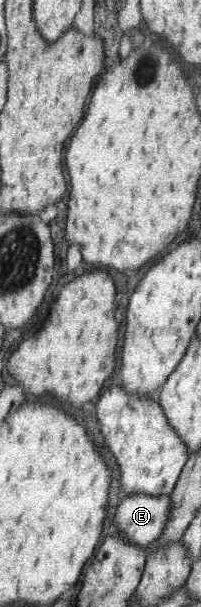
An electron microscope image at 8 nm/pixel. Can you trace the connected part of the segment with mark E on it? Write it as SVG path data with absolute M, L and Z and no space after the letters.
M171 494L123 496L113 518L115 532L133 544L150 547L163 535L167 522L172 518L174 503Z

